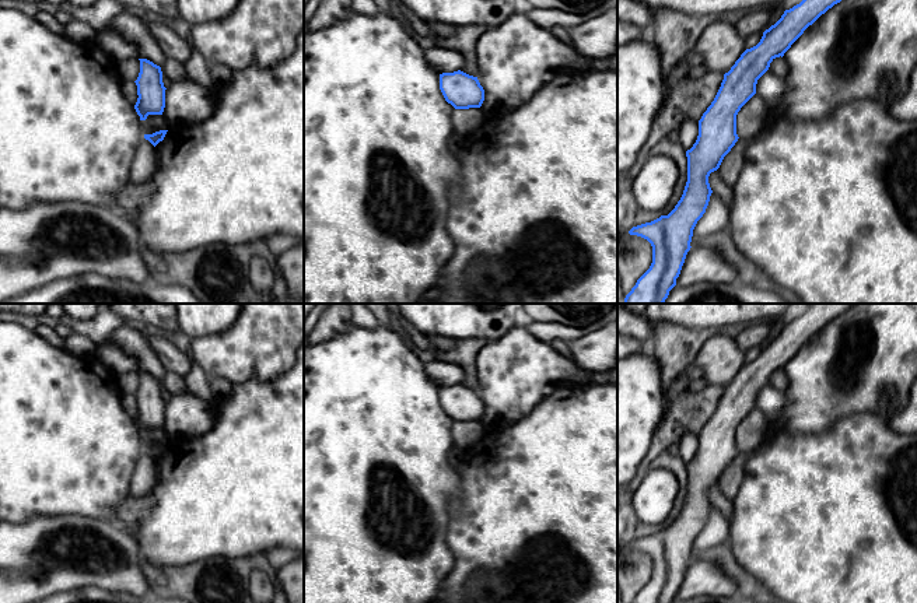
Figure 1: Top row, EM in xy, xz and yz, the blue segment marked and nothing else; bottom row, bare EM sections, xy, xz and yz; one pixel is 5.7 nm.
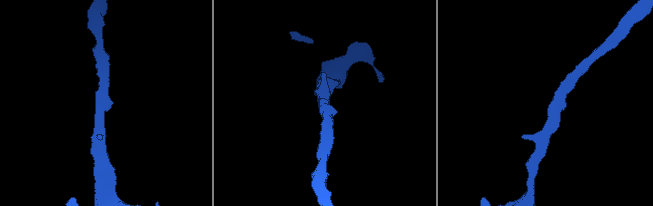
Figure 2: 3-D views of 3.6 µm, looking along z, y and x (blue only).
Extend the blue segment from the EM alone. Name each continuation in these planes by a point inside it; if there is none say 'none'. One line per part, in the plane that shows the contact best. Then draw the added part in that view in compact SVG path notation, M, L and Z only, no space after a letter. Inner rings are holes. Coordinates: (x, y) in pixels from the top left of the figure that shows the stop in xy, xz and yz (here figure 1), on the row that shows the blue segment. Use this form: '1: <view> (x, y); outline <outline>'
none

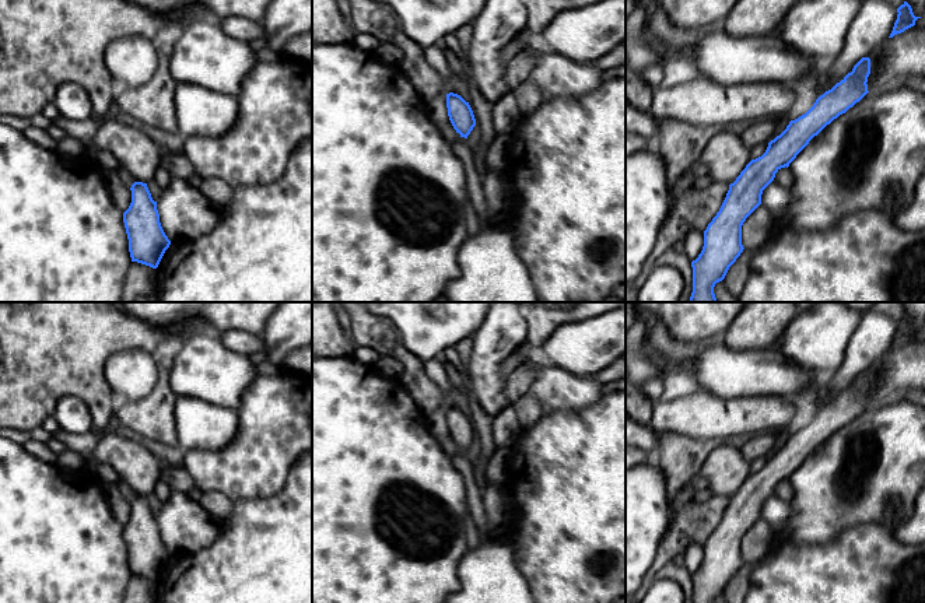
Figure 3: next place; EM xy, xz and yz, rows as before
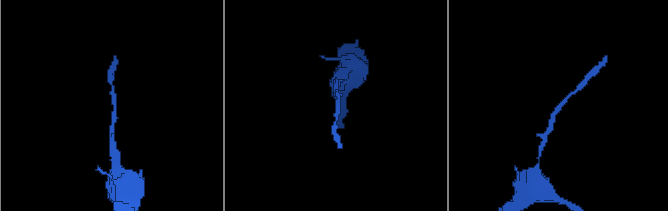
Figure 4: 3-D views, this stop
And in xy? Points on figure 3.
none

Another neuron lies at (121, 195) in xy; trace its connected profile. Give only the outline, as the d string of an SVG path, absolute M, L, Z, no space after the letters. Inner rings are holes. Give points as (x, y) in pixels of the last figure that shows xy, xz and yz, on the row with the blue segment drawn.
M104 171L105 183L113 204L126 211L132 203L132 190L119 178L118 172Z

